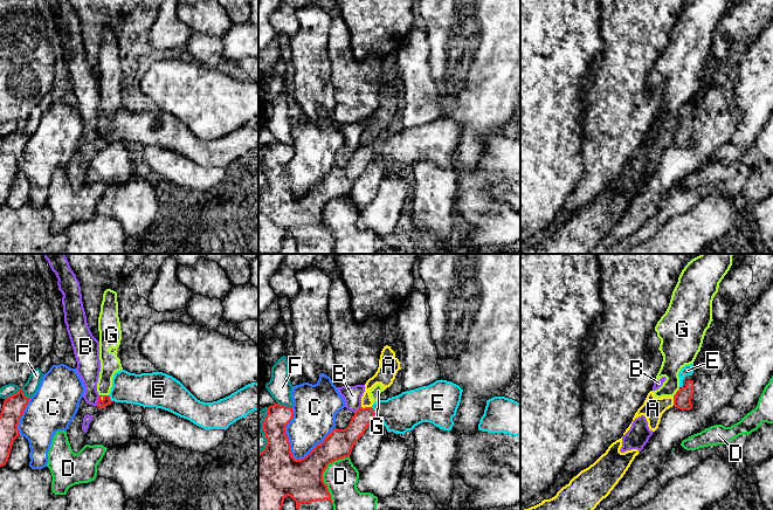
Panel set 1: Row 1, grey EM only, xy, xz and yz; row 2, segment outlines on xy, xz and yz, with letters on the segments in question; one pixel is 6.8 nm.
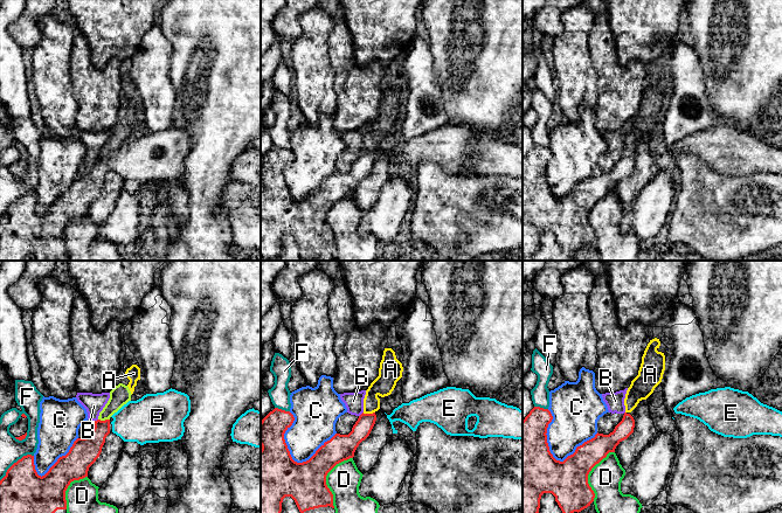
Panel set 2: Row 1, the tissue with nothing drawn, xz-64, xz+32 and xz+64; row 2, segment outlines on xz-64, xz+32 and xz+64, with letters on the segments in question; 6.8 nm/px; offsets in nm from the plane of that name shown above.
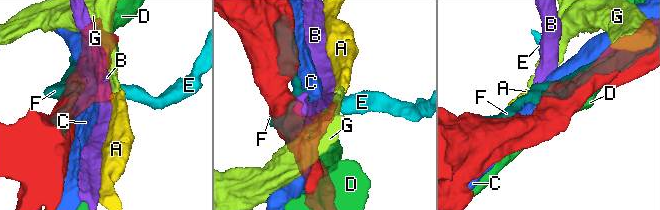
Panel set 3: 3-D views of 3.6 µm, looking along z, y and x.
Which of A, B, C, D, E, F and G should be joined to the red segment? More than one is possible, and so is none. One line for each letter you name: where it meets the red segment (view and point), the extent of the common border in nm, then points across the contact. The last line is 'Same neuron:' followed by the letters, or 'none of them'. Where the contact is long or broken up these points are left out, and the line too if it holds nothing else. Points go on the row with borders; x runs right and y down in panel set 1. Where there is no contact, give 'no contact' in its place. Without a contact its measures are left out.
E: contact xy (109, 398); length 60 nm; way xy (101, 404), (109, 398), (123, 390), (144, 390)
Same neuron: E

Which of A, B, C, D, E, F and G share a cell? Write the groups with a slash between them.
A G / B / C / D / E / F

